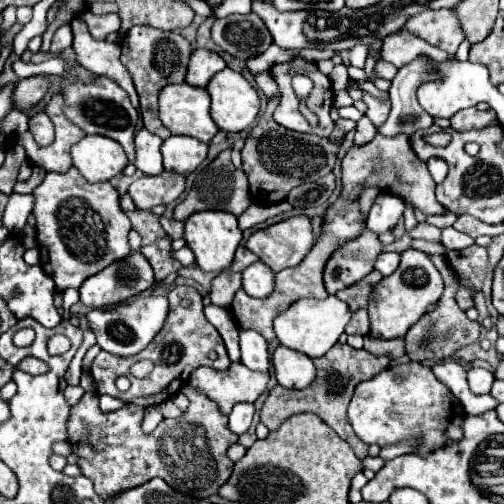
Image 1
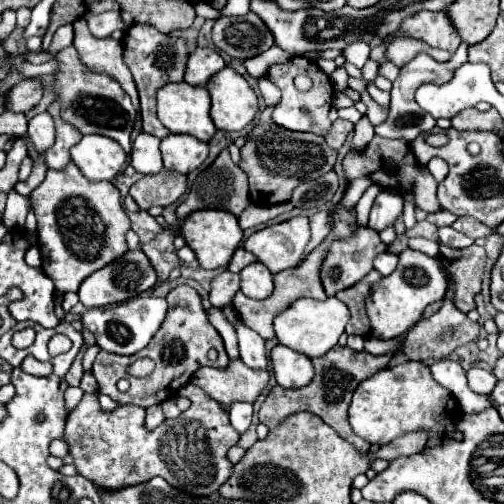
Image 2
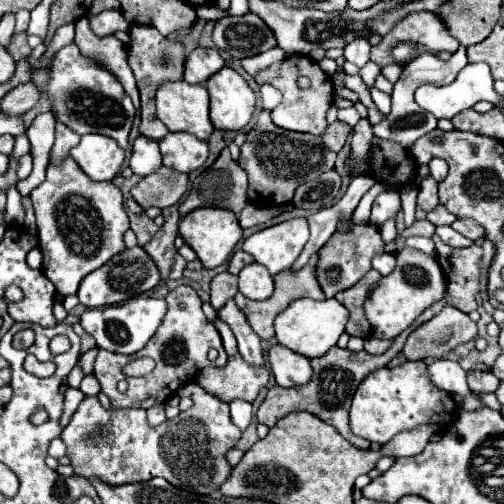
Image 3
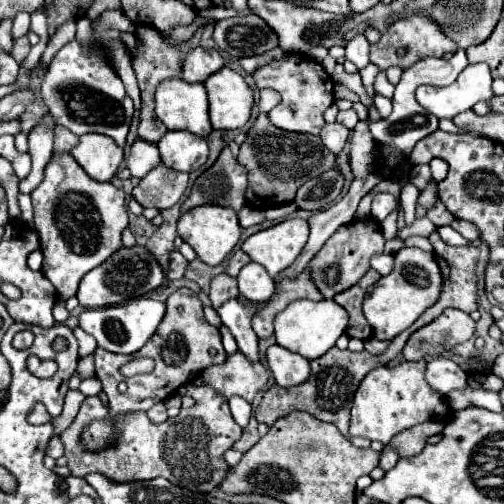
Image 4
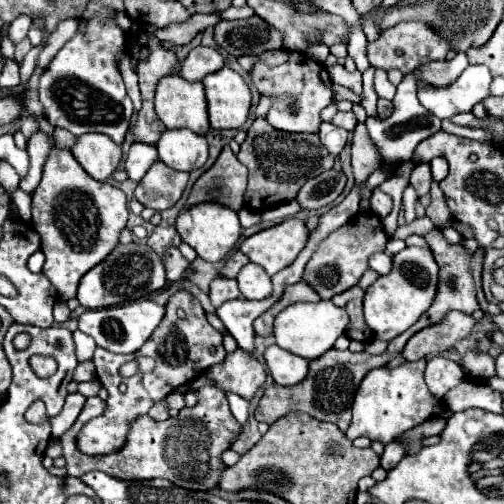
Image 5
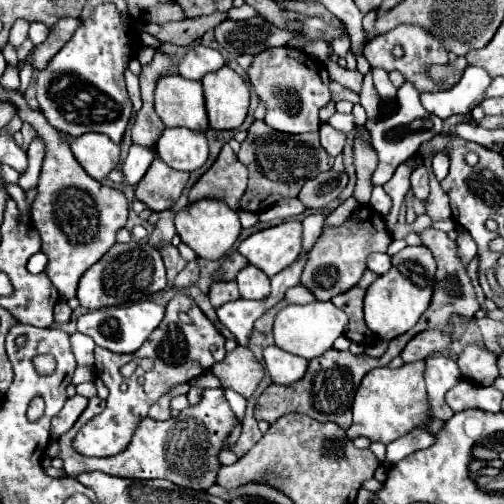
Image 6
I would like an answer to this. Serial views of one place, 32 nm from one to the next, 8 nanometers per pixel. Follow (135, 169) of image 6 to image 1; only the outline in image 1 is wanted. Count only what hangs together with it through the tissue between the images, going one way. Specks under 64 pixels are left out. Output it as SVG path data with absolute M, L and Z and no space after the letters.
M142 128L136 134L136 162L134 162L134 166L138 170L142 170L144 174L164 172L162 154L160 154L162 142L164 142L162 138L156 138L156 134L146 132L146 128Z

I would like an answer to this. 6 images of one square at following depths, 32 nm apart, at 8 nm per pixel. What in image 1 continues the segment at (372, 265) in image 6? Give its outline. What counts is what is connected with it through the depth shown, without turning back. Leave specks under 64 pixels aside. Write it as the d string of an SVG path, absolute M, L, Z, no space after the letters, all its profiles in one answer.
M380 252L378 260L376 260L376 270L380 270L384 276L392 274L400 264L400 254L396 252Z

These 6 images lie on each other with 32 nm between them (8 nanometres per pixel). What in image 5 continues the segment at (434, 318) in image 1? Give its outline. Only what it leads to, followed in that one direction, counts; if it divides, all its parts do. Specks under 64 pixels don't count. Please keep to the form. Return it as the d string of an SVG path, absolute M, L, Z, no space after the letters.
M452 310L444 316L444 320L440 320L440 324L432 324L428 328L416 332L408 340L402 356L406 360L420 360L420 358L428 358L432 354L438 356L440 352L450 350L456 342L468 338L474 324L476 322L472 316Z

